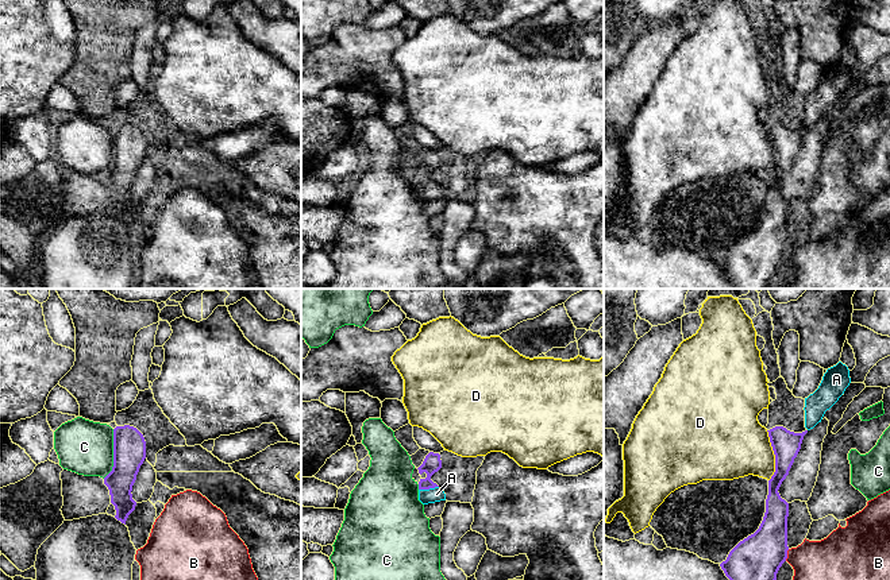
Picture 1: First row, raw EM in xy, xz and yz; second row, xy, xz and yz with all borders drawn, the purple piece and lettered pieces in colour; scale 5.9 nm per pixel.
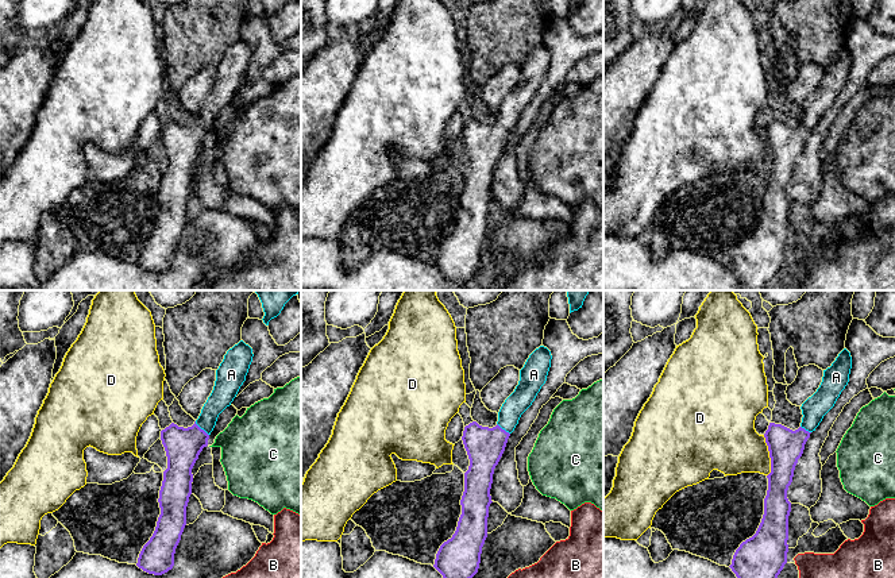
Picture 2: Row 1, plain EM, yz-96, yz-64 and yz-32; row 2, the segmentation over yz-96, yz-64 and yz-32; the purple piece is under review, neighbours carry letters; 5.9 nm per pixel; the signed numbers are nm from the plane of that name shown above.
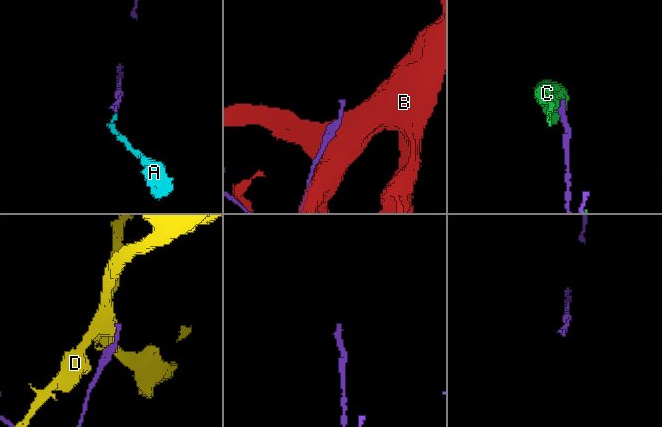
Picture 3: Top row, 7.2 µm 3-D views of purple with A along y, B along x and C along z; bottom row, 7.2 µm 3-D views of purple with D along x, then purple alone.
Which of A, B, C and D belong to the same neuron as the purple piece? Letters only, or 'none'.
A

